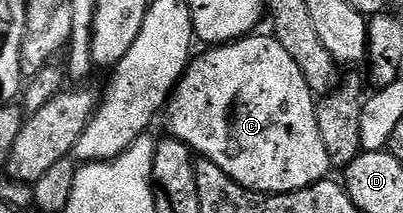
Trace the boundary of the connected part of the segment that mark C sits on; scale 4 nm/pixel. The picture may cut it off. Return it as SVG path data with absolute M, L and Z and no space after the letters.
M252 33L246 39L236 39L233 43L212 46L204 55L196 54L191 59L181 80L174 89L174 94L169 100L169 111L171 109L171 131L170 134L180 139L192 152L198 153L202 158L213 161L233 181L251 191L262 191L268 195L283 195L287 191L300 191L306 187L312 187L314 183L324 182L328 178L327 171L332 170L329 157L325 153L325 145L321 145L321 133L317 129L317 117L315 109L317 106L316 96L311 94L309 85L305 85L305 77L301 77L301 69L297 69L297 61L285 53L283 46L279 44L270 34L259 35Z

